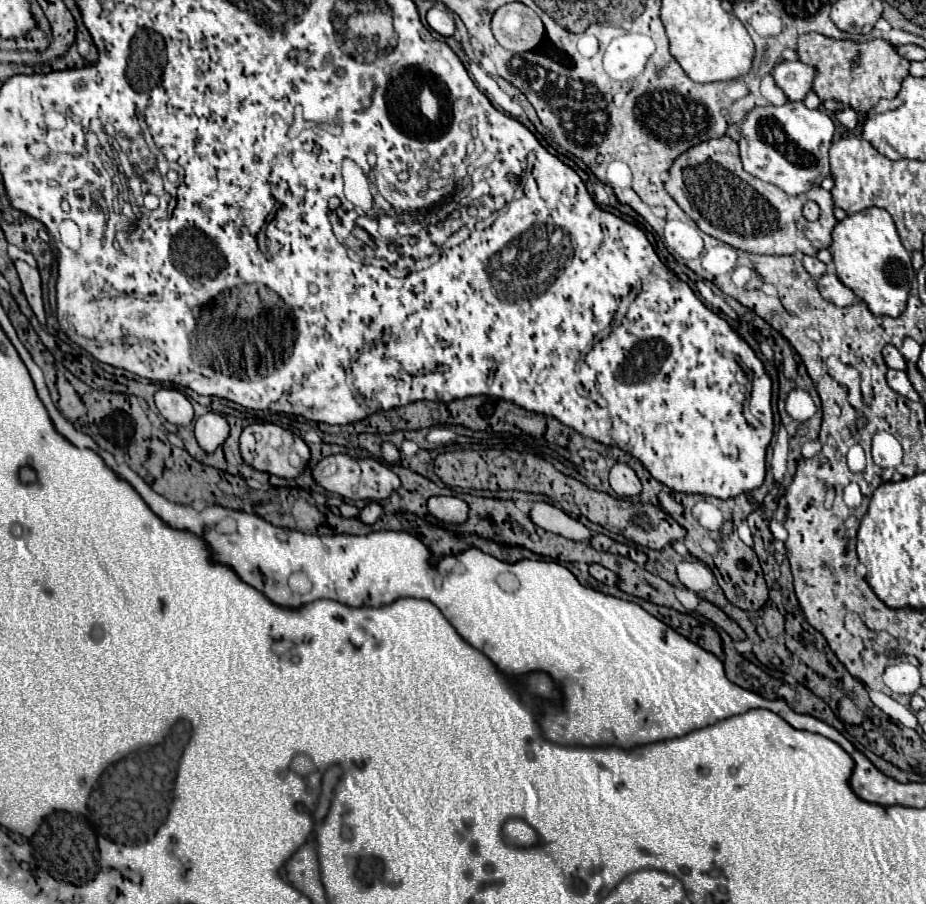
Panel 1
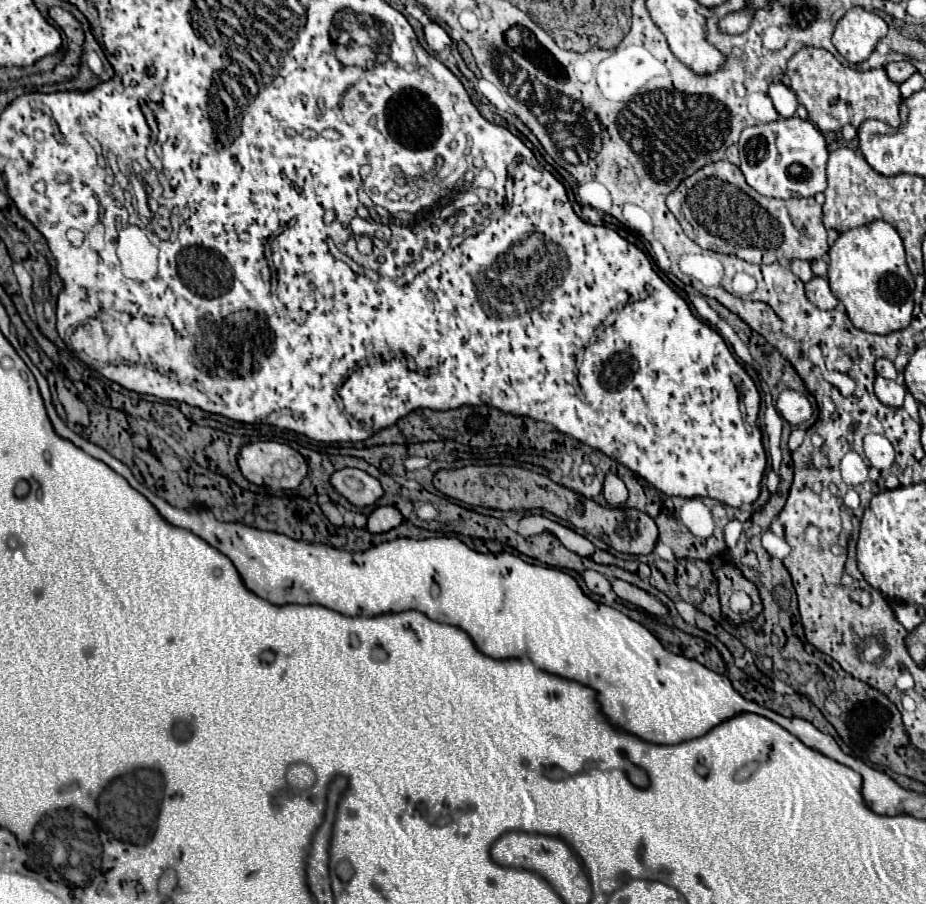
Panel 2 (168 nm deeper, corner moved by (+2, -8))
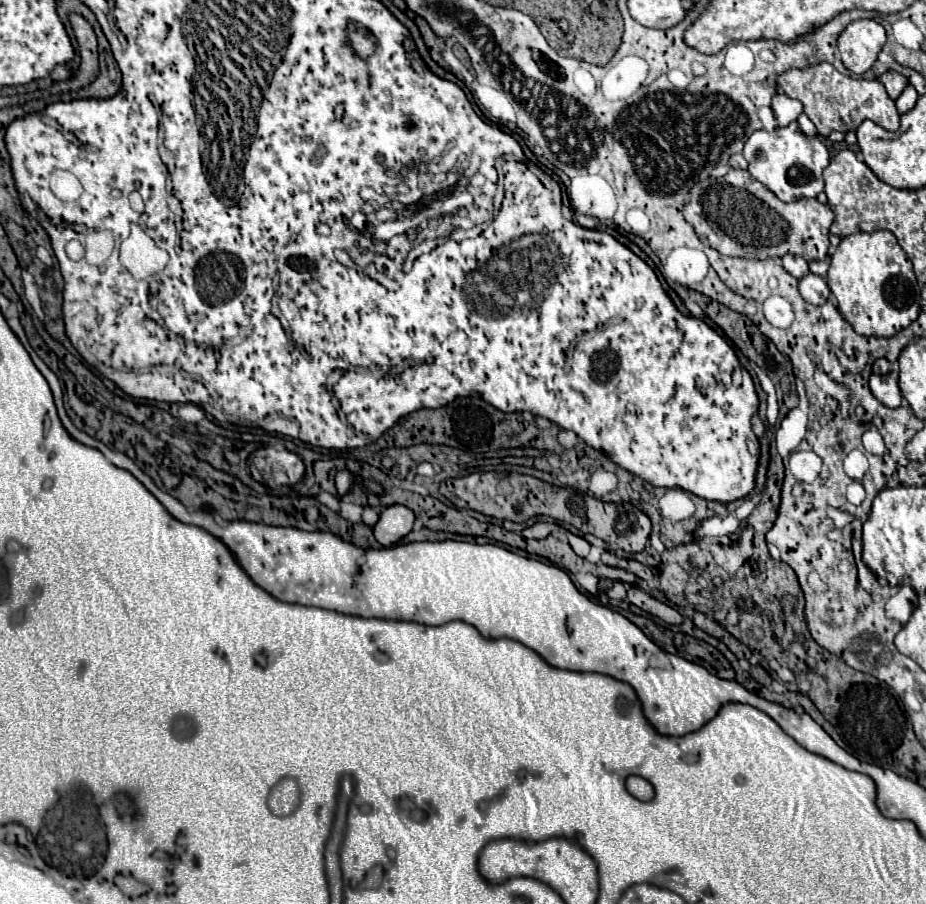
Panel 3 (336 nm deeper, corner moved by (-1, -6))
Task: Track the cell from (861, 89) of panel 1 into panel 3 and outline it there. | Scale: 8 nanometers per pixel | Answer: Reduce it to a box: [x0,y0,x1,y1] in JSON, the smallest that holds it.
[777,61,899,137]

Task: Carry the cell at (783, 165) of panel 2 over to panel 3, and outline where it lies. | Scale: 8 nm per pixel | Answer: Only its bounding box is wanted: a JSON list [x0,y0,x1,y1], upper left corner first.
[743,121,829,201]

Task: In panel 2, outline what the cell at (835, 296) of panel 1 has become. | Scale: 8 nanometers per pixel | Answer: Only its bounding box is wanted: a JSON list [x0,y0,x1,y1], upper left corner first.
[804,277,838,309]

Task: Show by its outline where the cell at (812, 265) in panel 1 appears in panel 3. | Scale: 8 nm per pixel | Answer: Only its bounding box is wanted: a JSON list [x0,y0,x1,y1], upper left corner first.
[781,255,809,279]

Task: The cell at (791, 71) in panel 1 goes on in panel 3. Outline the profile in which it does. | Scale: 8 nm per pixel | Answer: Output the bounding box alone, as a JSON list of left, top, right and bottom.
[771,93,803,127]

